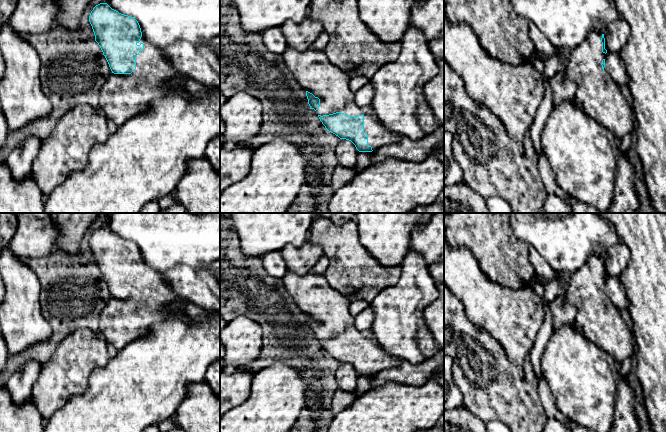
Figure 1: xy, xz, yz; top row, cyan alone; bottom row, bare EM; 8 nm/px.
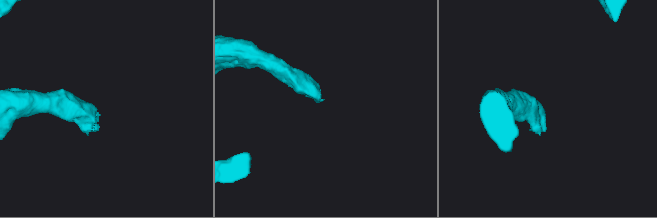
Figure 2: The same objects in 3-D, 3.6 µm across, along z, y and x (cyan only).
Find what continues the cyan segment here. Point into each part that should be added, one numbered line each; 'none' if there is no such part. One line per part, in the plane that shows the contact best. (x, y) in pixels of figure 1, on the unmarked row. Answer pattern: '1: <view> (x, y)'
1: xz (312, 293)

